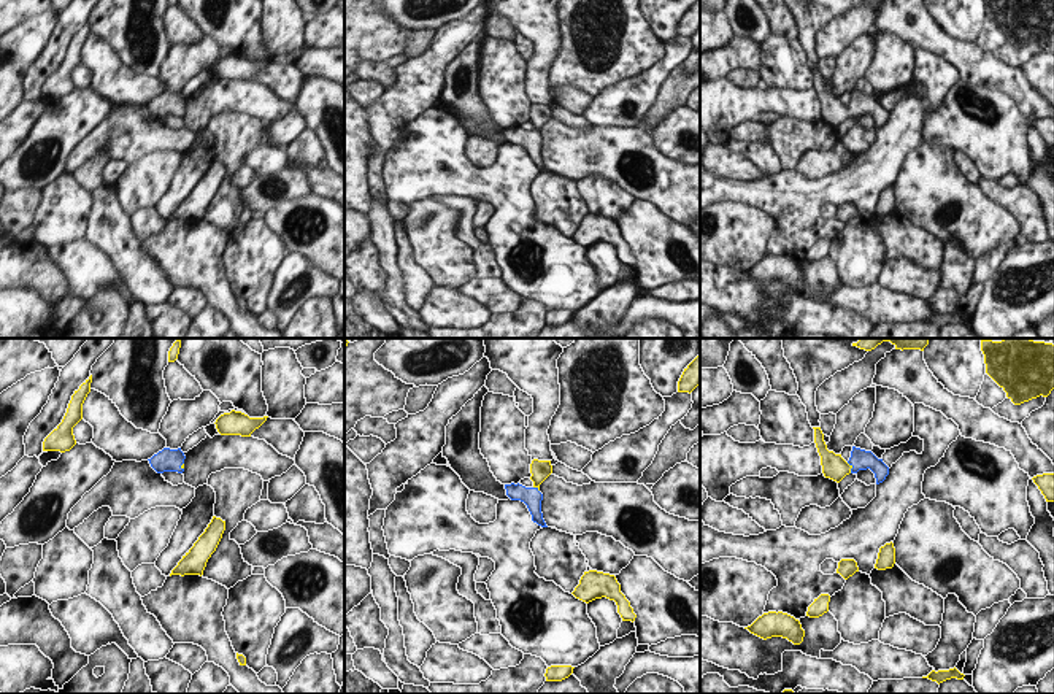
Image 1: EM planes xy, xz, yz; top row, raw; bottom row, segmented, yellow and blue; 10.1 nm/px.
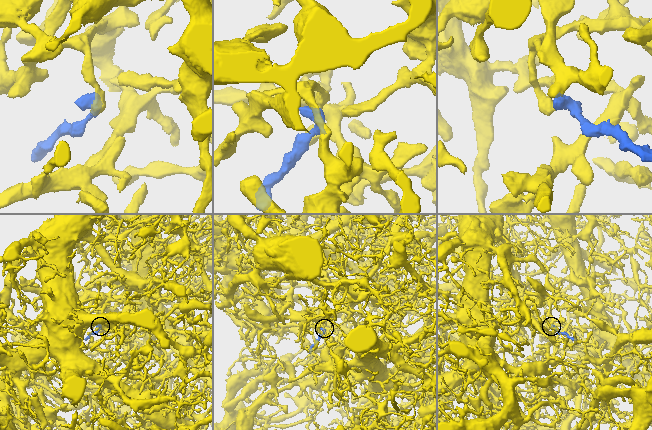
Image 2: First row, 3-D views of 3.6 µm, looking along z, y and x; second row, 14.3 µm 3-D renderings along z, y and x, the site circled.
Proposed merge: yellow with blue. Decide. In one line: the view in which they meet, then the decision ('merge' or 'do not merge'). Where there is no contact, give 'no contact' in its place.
yz | merge

